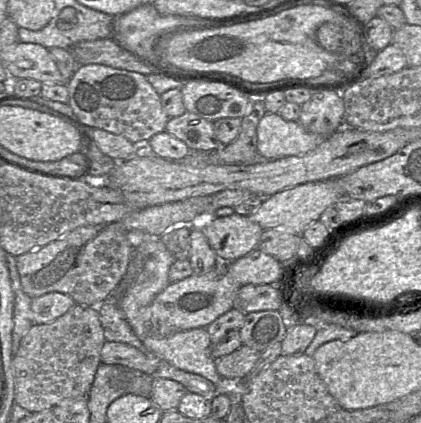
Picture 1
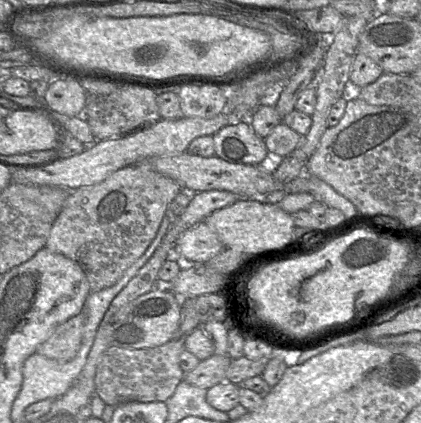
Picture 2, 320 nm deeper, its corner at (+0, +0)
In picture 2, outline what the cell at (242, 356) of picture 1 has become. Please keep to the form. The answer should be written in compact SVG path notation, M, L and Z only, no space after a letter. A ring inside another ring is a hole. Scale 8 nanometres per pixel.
M213 354L187 372L184 379L194 386L209 389L225 381L226 371L232 360L229 355Z

